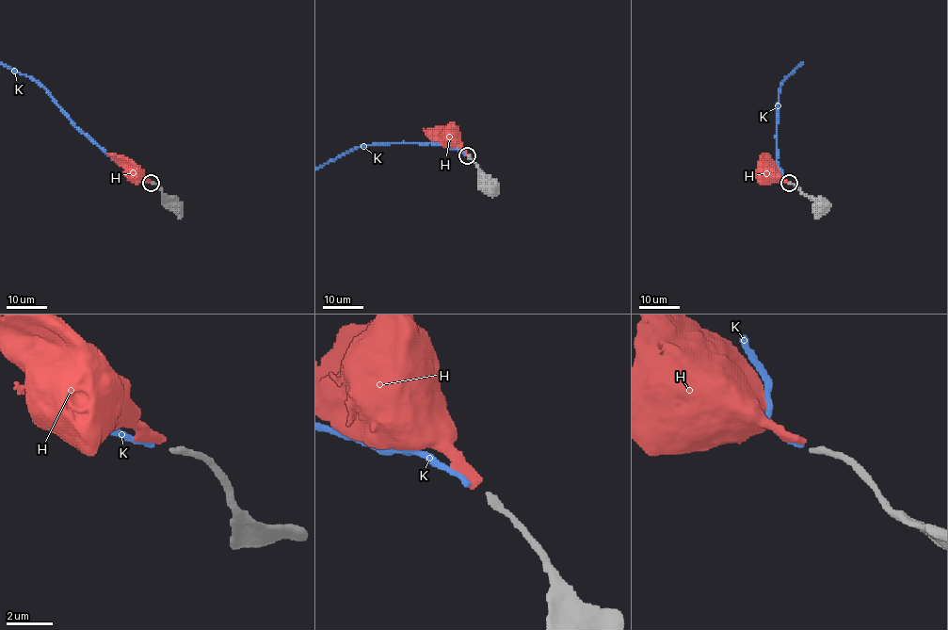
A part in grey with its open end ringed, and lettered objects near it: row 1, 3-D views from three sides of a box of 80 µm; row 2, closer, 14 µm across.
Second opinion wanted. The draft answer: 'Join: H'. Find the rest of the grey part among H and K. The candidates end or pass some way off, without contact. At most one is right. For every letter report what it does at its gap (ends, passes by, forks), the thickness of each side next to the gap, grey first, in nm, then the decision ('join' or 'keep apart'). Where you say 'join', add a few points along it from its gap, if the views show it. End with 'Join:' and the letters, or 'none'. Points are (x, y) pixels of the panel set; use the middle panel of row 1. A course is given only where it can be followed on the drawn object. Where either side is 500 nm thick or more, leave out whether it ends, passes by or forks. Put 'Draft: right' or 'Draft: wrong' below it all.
H: it ends there; 300 nm thick on the grey side, 400 nm on the other; keep apart
K: it ends there; 300 nm thick on the grey side, 240 nm on the other; join
Join: K
Draft: wrong

